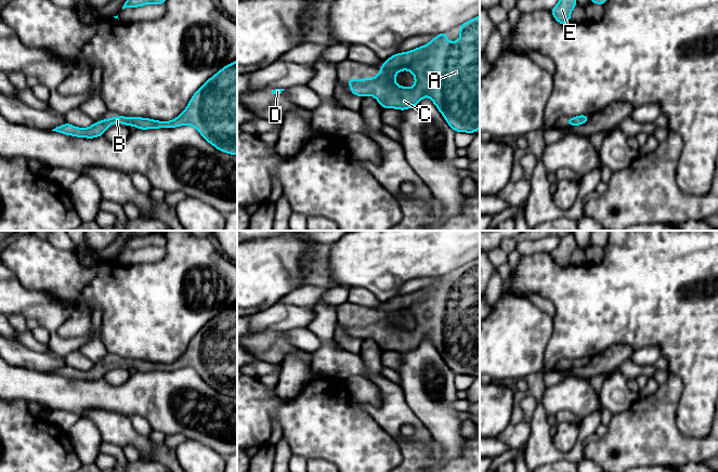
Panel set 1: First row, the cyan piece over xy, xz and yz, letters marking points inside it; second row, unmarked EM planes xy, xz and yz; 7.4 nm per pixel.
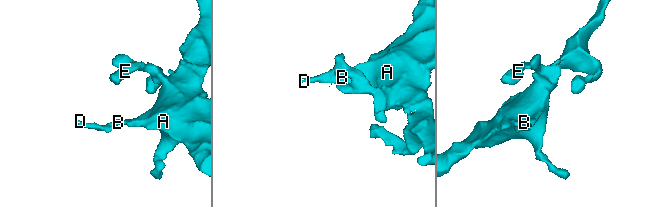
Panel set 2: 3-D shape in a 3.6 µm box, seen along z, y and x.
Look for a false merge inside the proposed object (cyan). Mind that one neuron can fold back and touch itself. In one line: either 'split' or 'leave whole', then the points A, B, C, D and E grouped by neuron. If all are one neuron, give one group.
leave whole; groups A B C D E

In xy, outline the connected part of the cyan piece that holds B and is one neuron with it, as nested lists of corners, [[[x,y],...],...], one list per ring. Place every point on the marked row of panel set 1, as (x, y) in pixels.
[[[237,60],[209,78],[192,96],[187,107],[170,121],[142,117],[113,116],[95,121],[89,128],[64,123],[52,131],[77,137],[93,139],[104,135],[113,123],[134,126],[136,129],[194,127],[220,152],[237,155]]]

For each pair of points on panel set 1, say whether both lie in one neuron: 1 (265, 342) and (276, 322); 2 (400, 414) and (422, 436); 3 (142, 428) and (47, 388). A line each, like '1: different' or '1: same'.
1: different
2: same
3: different

